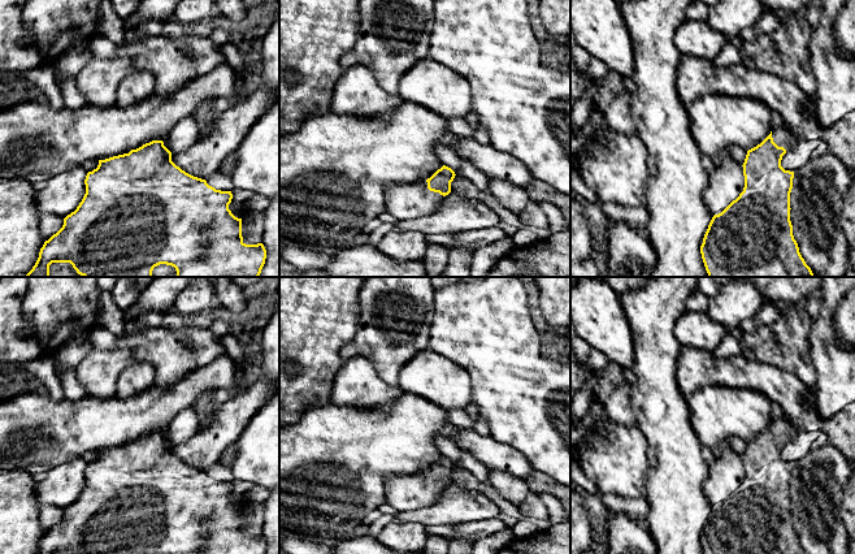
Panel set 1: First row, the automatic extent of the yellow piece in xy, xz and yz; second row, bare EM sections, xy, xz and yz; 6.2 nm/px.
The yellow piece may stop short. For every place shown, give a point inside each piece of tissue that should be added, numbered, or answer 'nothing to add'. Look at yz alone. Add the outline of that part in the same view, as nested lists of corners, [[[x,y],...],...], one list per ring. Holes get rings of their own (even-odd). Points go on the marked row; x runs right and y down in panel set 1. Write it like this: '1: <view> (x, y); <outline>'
1: yz (784, 137); [[[785,124],[780,127],[772,129],[772,138],[773,142],[778,147],[784,147],[786,151],[791,150],[795,147],[798,142],[802,139]]]

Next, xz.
1: xz (404, 202); [[[426,179],[408,185],[390,185],[386,190],[386,209],[395,221],[407,221],[431,215],[443,195],[430,191]]]

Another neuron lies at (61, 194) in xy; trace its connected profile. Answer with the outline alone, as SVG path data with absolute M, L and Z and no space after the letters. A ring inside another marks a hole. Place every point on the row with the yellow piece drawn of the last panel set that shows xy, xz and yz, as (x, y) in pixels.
M77 165L45 181L45 185L35 194L39 213L65 218L74 212L86 194L87 173L83 165Z

